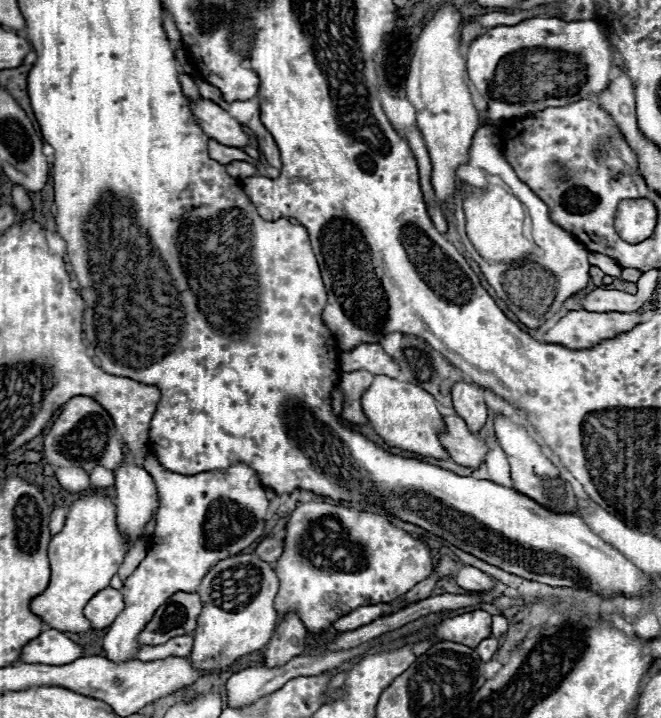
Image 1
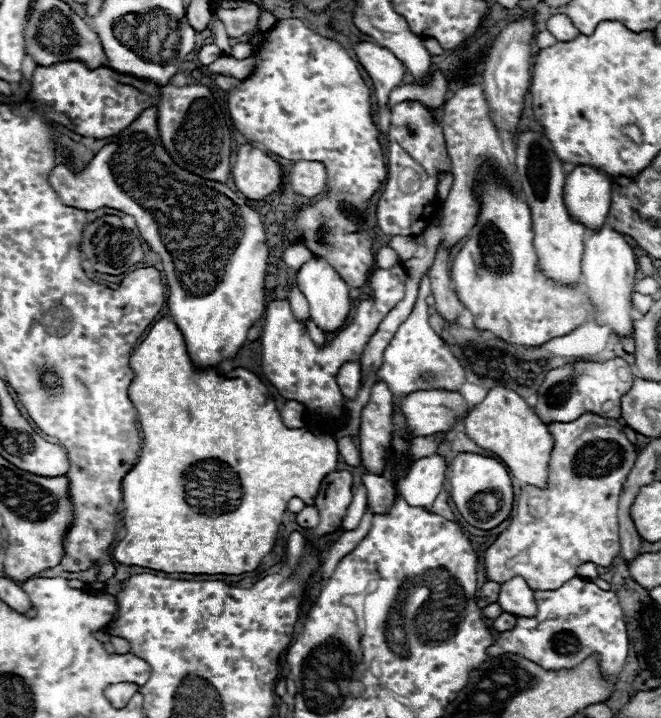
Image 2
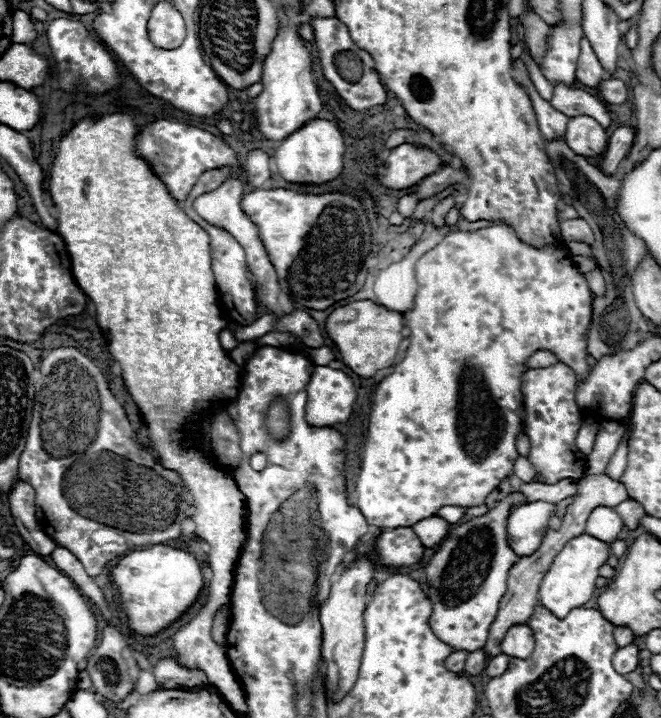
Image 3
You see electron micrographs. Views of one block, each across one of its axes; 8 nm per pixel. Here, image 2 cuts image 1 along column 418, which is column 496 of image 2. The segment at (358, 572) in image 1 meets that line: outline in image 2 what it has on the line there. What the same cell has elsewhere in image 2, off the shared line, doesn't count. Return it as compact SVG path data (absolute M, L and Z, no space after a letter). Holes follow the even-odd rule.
M584 414L574 422L554 422L548 430L554 436L548 488L538 490L528 484L520 490L520 496L514 502L510 526L498 536L484 556L486 574L498 584L504 584L504 580L514 576L522 576L532 590L554 590L574 578L580 564L594 562L598 566L610 566L620 554L616 516L618 498L630 470L634 468L638 456L636 446L626 438L622 422L614 418L600 418L596 414Z

